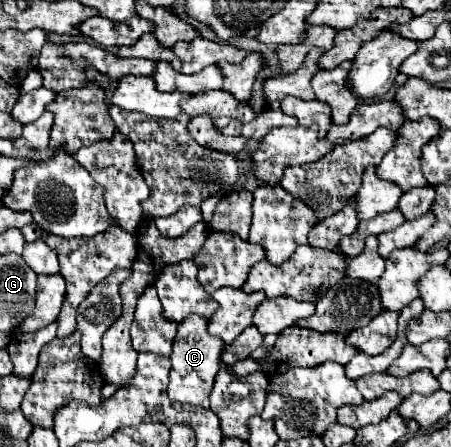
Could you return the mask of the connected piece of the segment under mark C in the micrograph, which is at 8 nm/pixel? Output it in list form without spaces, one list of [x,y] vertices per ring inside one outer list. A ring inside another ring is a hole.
[[[190,315],[182,323],[178,323],[178,333],[174,339],[174,351],[170,355],[172,369],[170,369],[168,397],[172,401],[208,407],[210,389],[214,387],[214,377],[220,369],[220,353],[224,349],[224,341],[218,337],[212,337],[206,331],[206,325],[208,323],[196,315]]]

